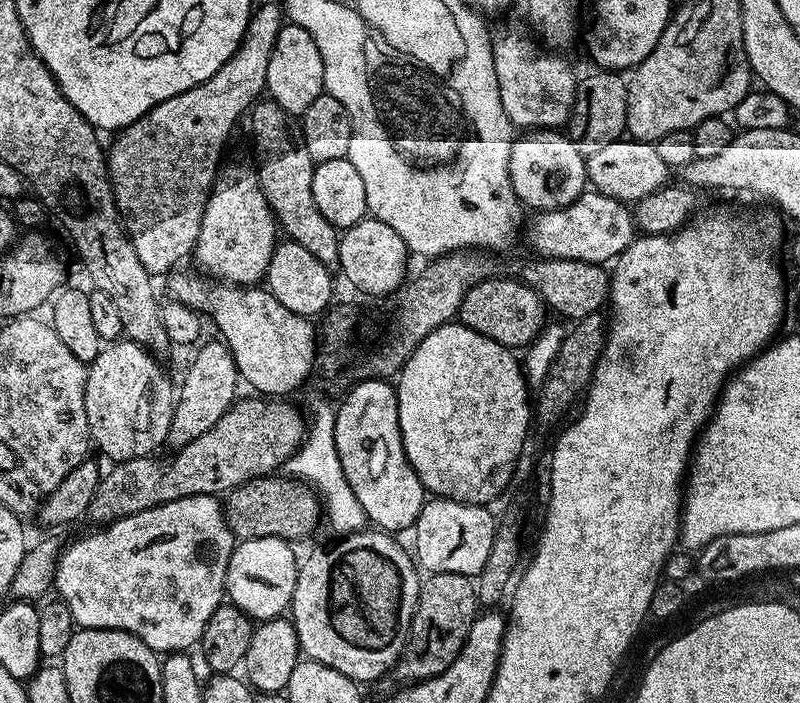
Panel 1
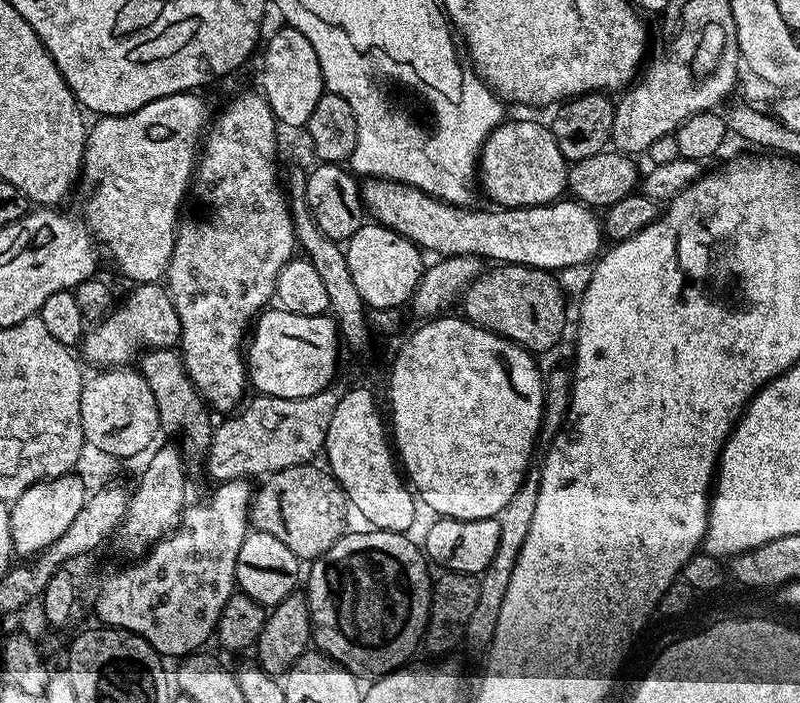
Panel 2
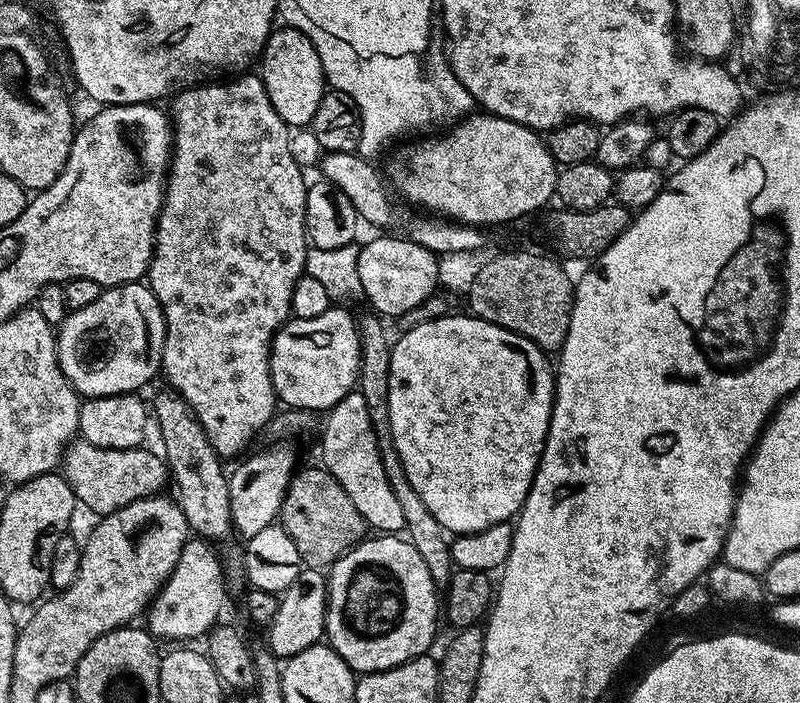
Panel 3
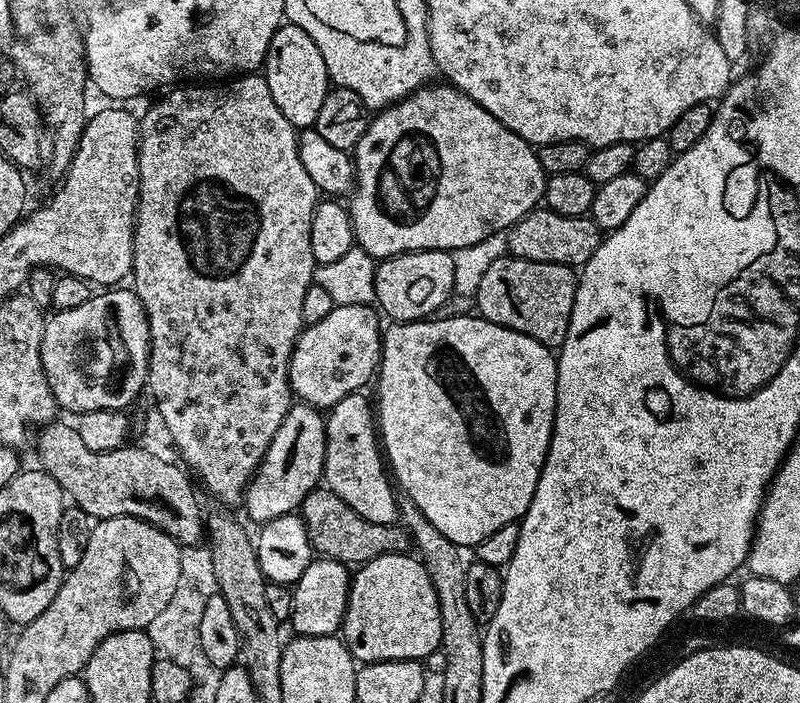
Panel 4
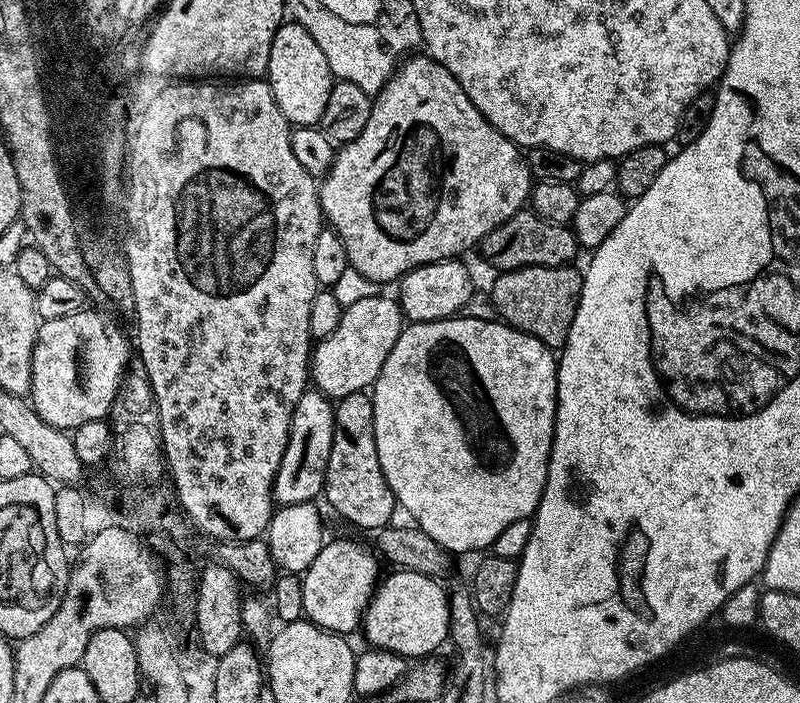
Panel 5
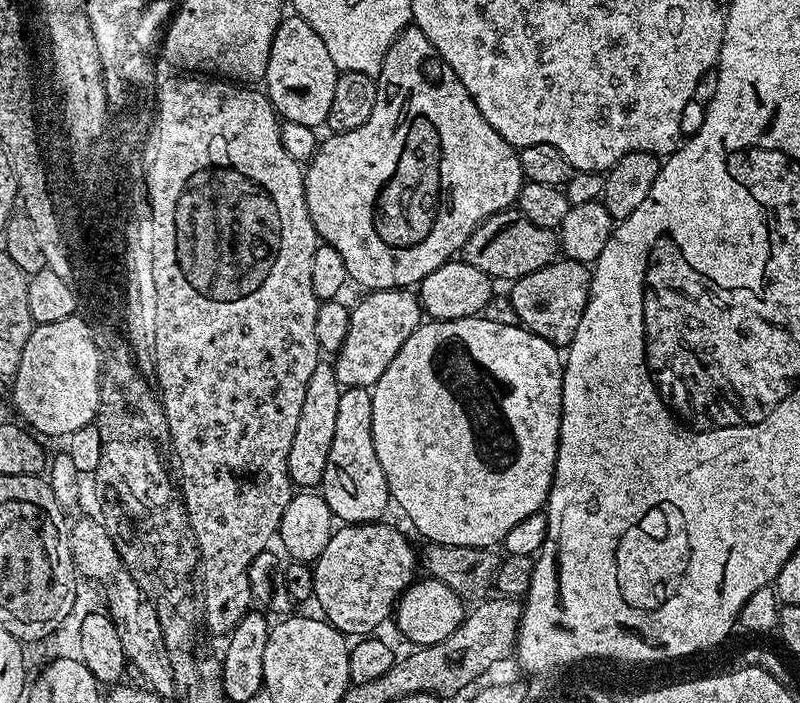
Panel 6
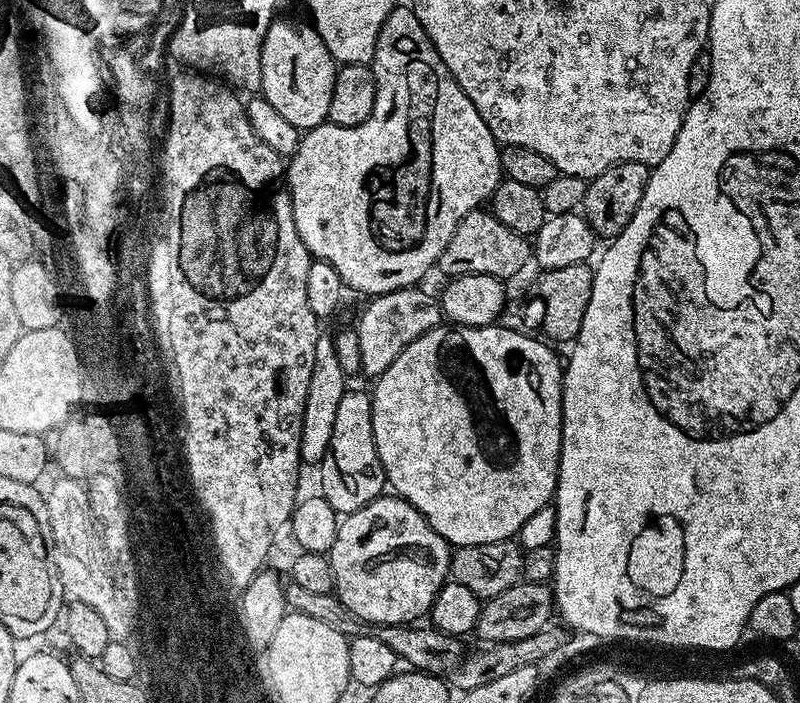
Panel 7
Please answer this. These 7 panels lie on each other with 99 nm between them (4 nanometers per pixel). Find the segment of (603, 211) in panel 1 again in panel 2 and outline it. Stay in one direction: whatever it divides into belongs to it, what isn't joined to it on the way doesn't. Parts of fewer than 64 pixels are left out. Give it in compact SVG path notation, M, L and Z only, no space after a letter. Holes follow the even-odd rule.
M368 178L360 184L360 198L367 215L383 228L402 234L425 253L437 252L437 257L475 256L496 264L521 264L531 268L576 268L579 264L591 265L601 255L606 244L602 220L587 204L575 198L561 198L551 204L539 204L529 208L493 207L493 212L479 212L476 206L457 206L426 194L422 189L397 180Z

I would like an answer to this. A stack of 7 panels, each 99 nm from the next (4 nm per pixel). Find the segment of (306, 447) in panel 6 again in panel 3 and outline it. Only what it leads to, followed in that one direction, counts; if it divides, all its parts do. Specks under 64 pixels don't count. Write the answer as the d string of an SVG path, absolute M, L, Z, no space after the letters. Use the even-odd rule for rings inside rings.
M272 442L265 452L256 452L249 460L241 459L236 469L231 469L228 476L228 489L230 490L230 514L232 527L237 533L241 532L244 538L258 534L258 530L266 530L277 523L280 507L284 501L286 490L290 486L294 473L297 471L296 452L288 442Z

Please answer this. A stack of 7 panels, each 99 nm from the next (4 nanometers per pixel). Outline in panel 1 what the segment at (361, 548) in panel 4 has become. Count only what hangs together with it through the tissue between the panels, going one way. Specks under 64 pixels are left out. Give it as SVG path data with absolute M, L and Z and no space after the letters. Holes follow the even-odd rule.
M259 476L233 488L223 497L224 517L237 541L278 536L281 540L297 542L303 536L310 535L319 520L321 523L322 505L316 493L301 480L281 476Z

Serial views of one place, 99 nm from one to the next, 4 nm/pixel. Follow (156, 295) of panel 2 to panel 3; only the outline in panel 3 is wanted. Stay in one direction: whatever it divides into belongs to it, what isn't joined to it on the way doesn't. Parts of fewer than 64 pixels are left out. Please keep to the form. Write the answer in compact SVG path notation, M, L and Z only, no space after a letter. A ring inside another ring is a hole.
M132 281L103 289L89 306L71 309L68 317L55 329L56 353L62 374L76 395L92 399L129 395L138 391L159 373L162 346L165 344L165 316L157 296L147 283Z

